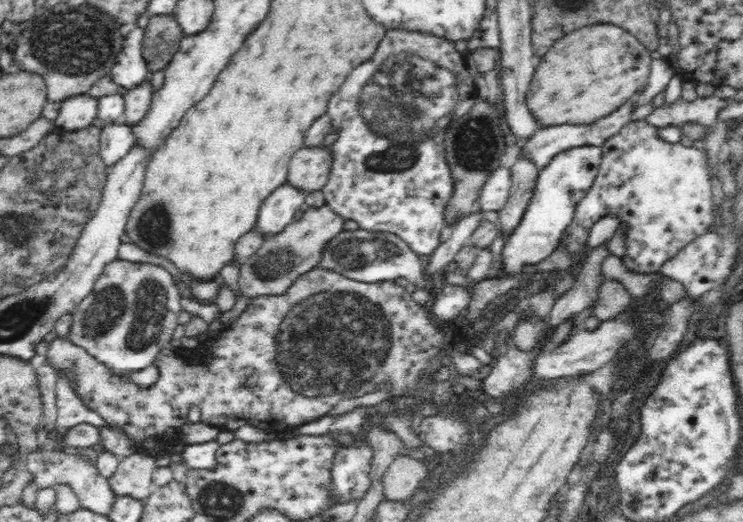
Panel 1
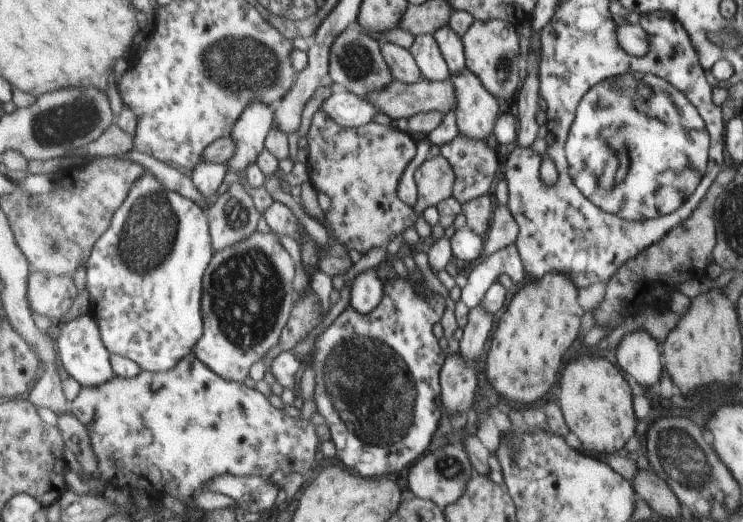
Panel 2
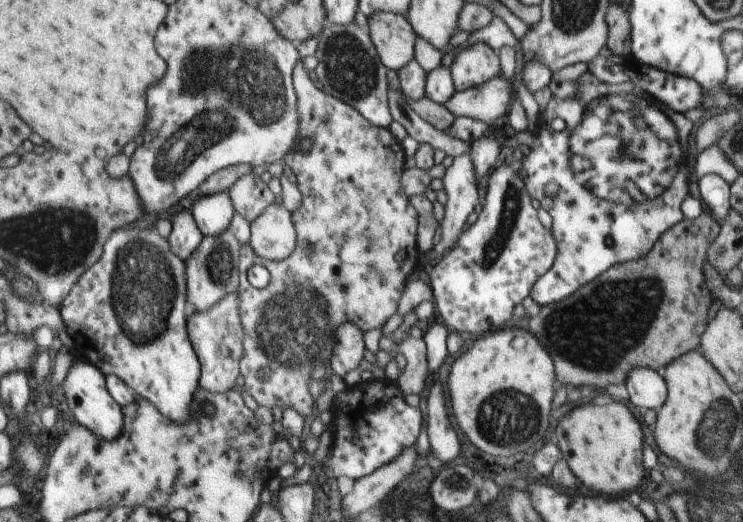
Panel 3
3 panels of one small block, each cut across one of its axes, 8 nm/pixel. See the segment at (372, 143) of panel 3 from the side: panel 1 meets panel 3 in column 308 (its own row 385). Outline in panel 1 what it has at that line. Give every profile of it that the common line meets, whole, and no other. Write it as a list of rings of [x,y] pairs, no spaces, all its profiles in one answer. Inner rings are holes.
[[[320,266],[313,268],[310,272],[306,272],[302,277],[298,277],[289,289],[281,295],[266,295],[262,297],[252,298],[238,318],[227,327],[224,332],[220,332],[220,336],[212,338],[204,338],[202,345],[196,352],[212,351],[212,360],[208,368],[201,368],[199,362],[193,357],[188,357],[184,361],[183,354],[189,352],[184,348],[180,351],[169,348],[162,350],[162,354],[158,356],[158,362],[154,362],[154,366],[158,367],[160,376],[155,384],[148,388],[143,388],[134,384],[129,378],[114,377],[109,370],[100,364],[94,357],[90,356],[81,346],[78,346],[69,341],[68,338],[54,335],[54,340],[50,341],[50,346],[46,350],[46,360],[48,364],[56,370],[56,374],[64,375],[70,382],[72,391],[80,397],[80,401],[91,410],[102,414],[102,417],[107,421],[106,427],[115,427],[124,432],[129,439],[134,443],[141,443],[151,438],[158,444],[158,450],[154,455],[170,452],[173,446],[169,442],[172,438],[176,438],[179,429],[188,423],[188,412],[191,405],[198,407],[201,411],[202,423],[217,427],[220,430],[236,430],[244,425],[257,427],[258,430],[263,430],[271,433],[272,436],[282,434],[284,431],[292,431],[296,426],[304,426],[309,422],[314,422],[314,419],[326,415],[330,410],[334,410],[334,406],[342,406],[342,402],[350,402],[350,398],[362,398],[371,392],[380,392],[386,390],[388,396],[403,397],[410,396],[418,390],[418,383],[428,374],[428,368],[432,364],[432,360],[442,352],[442,348],[446,346],[446,330],[442,326],[438,326],[430,314],[430,310],[426,308],[426,304],[418,304],[412,294],[408,293],[404,287],[395,283],[394,280],[387,281],[382,279],[378,282],[362,282],[358,279],[351,279],[346,275],[334,271],[331,267],[322,268]]]

